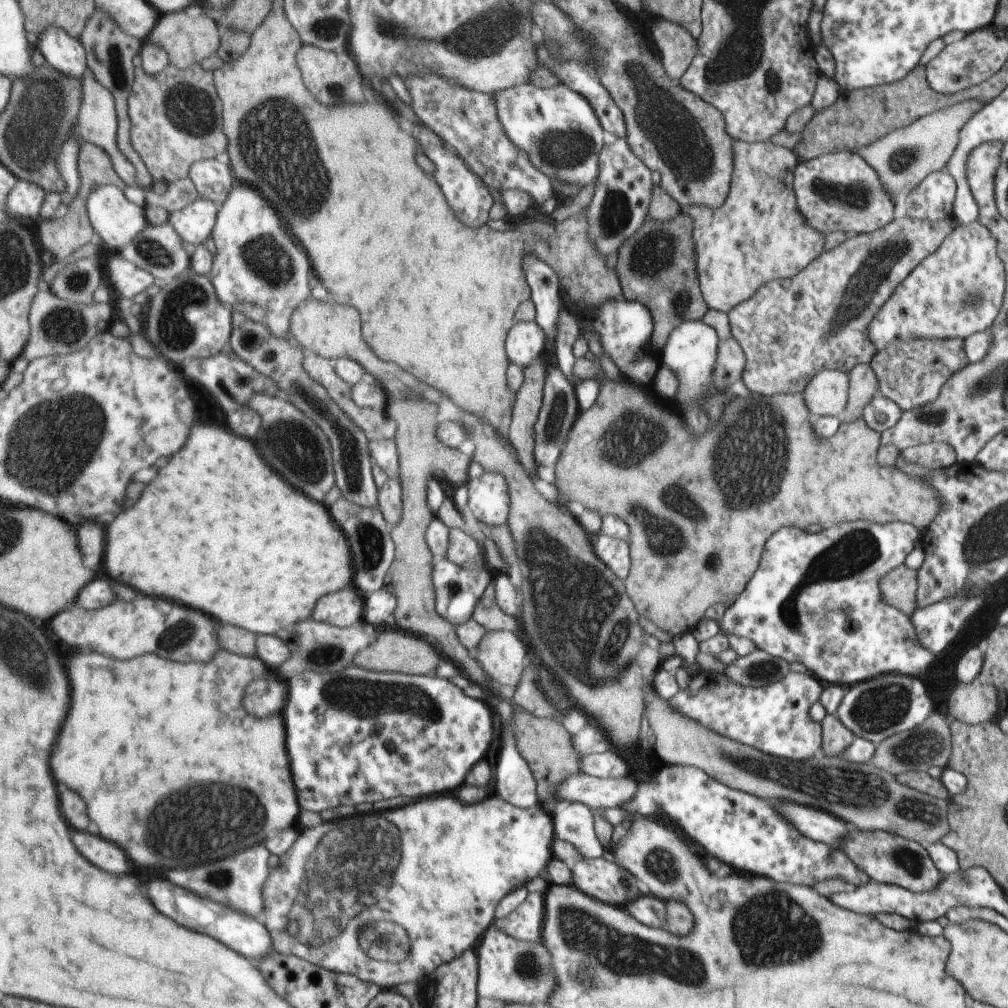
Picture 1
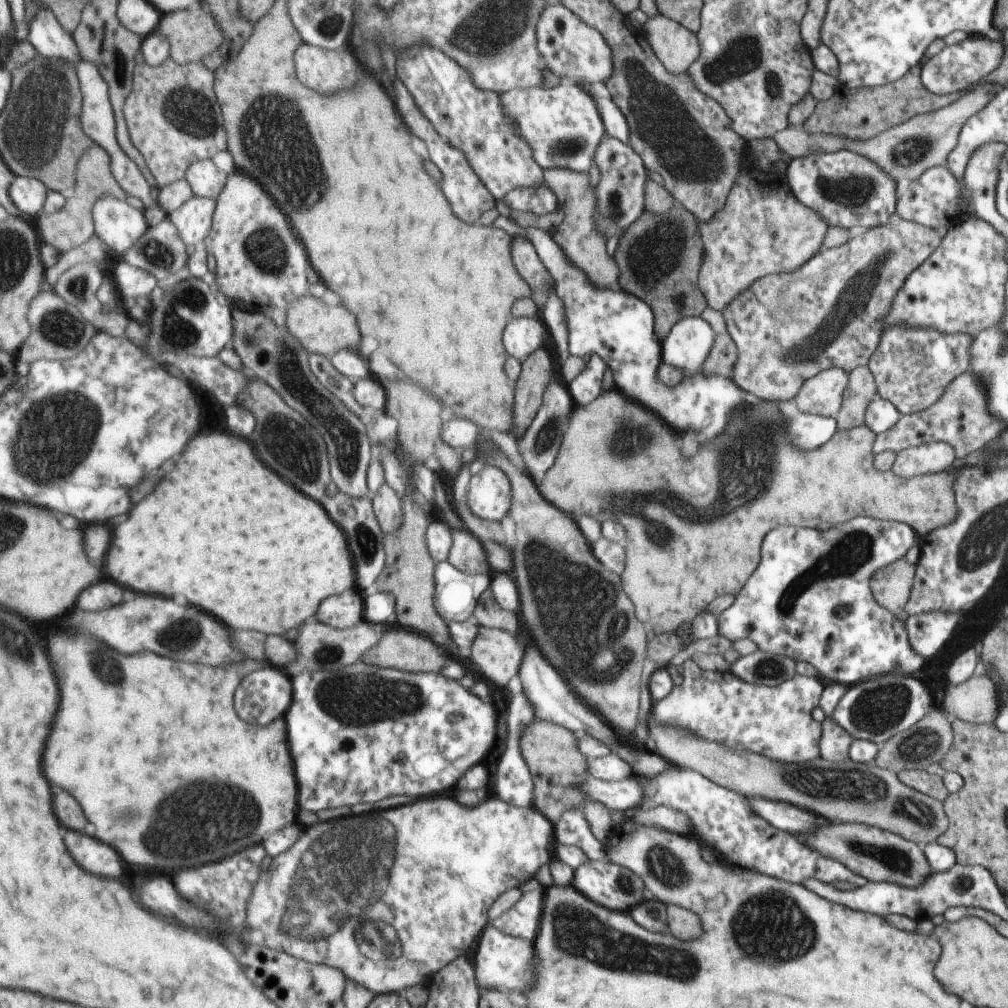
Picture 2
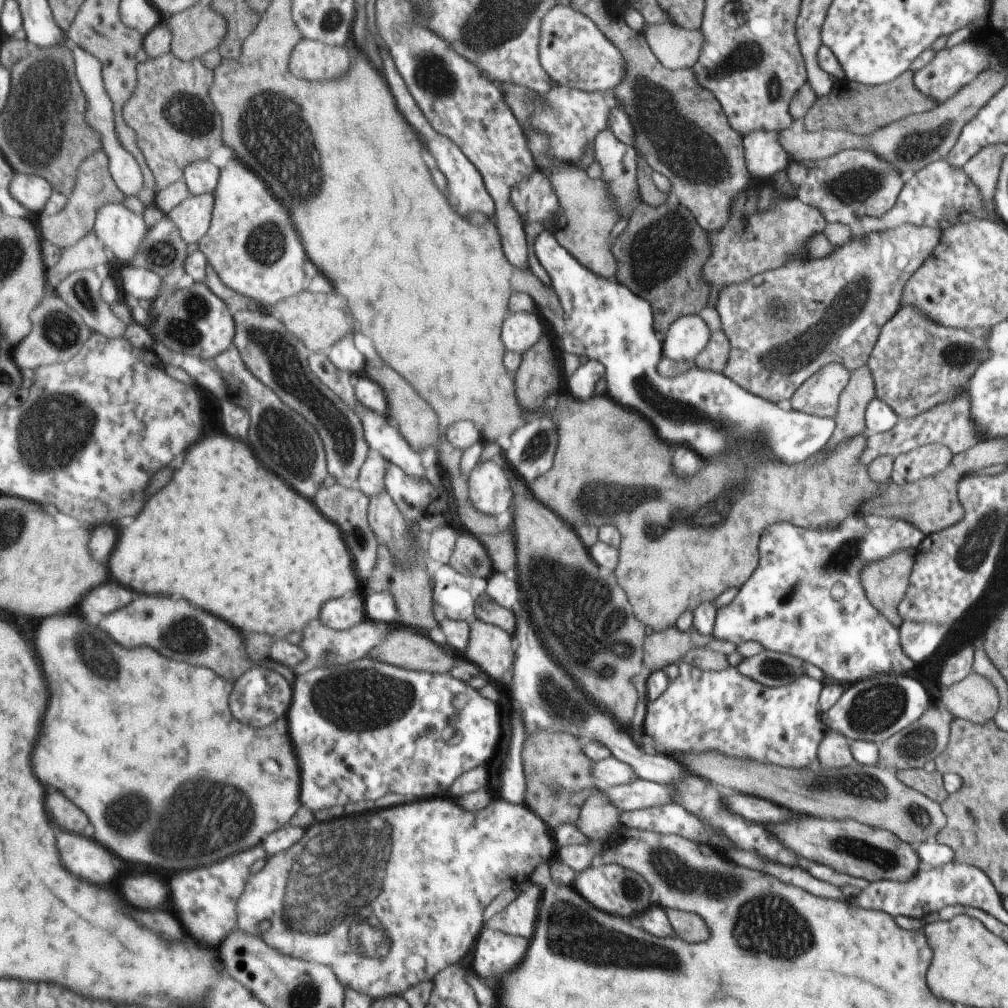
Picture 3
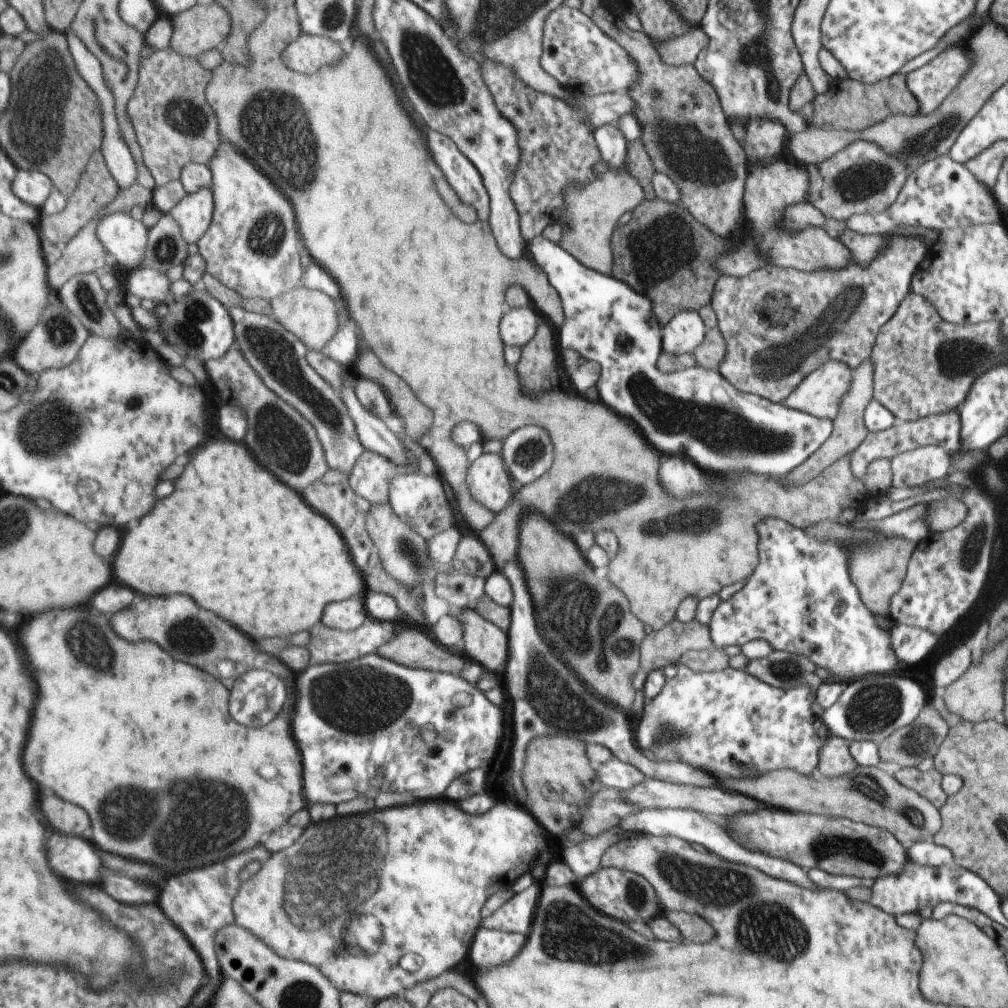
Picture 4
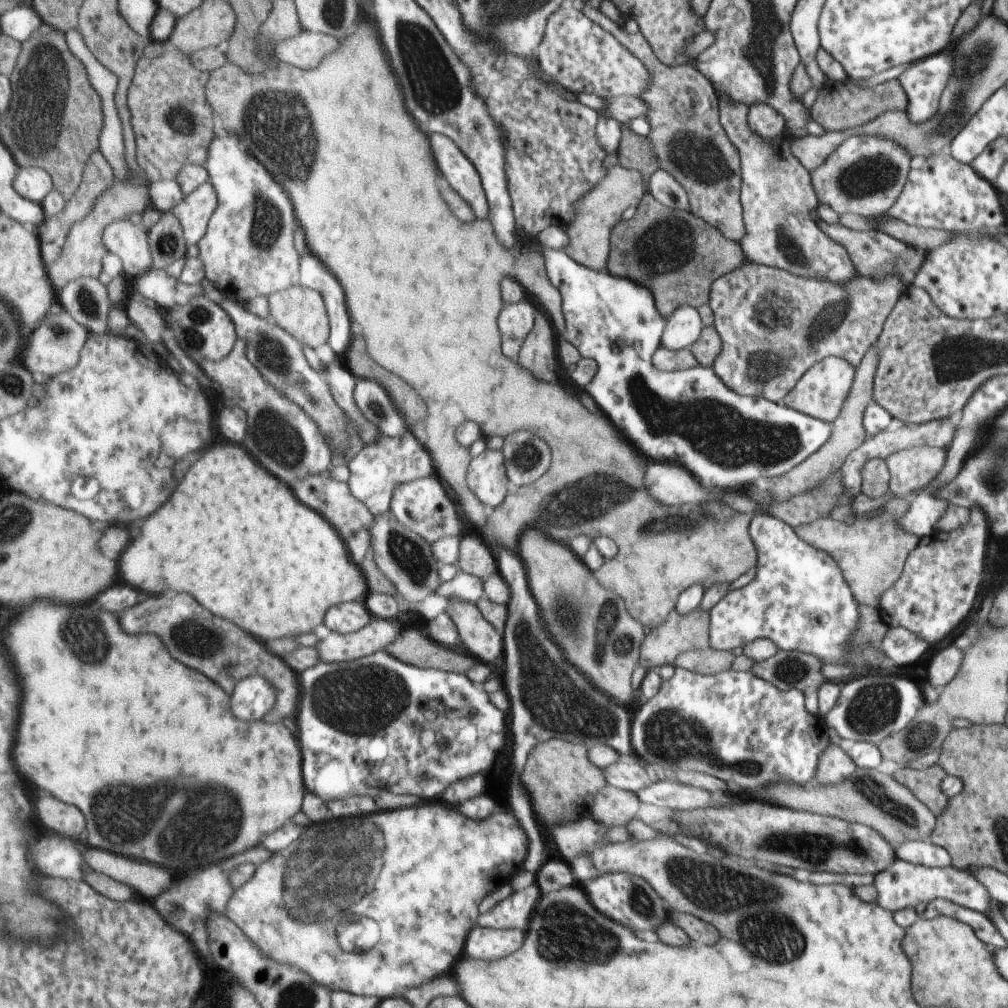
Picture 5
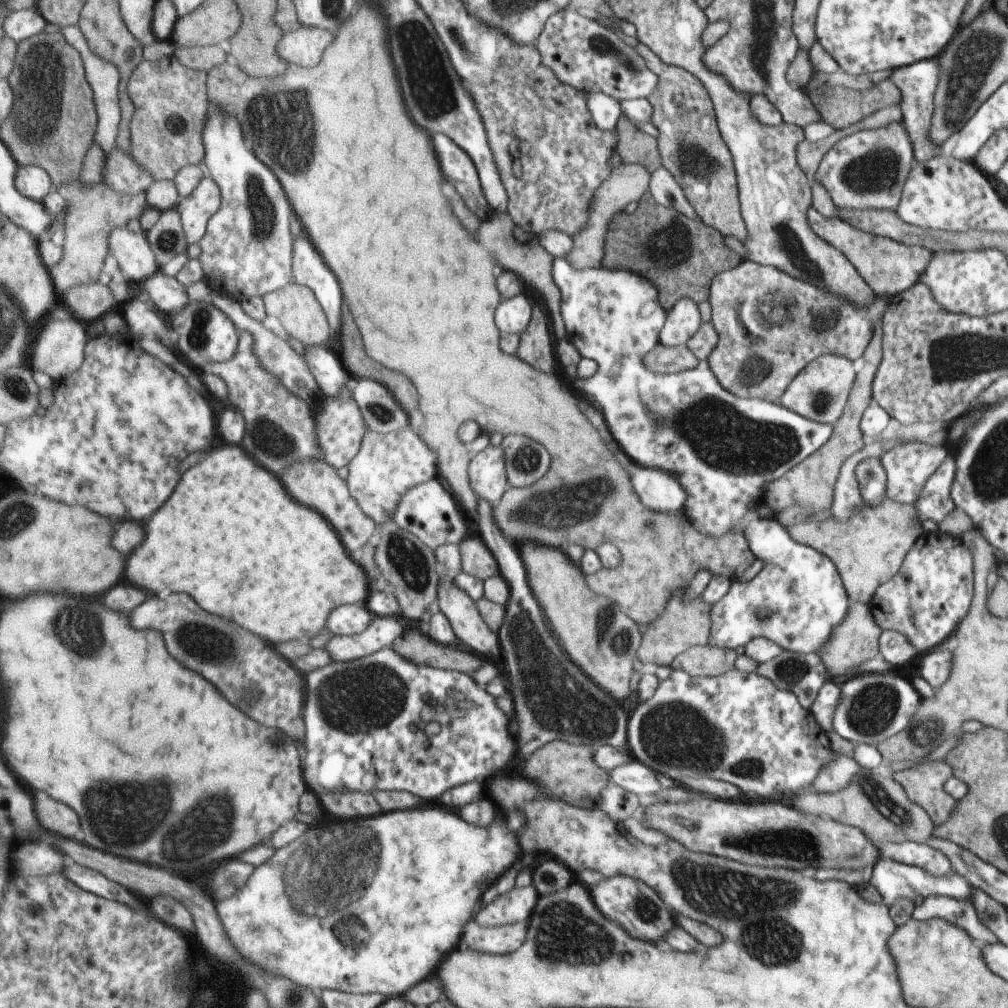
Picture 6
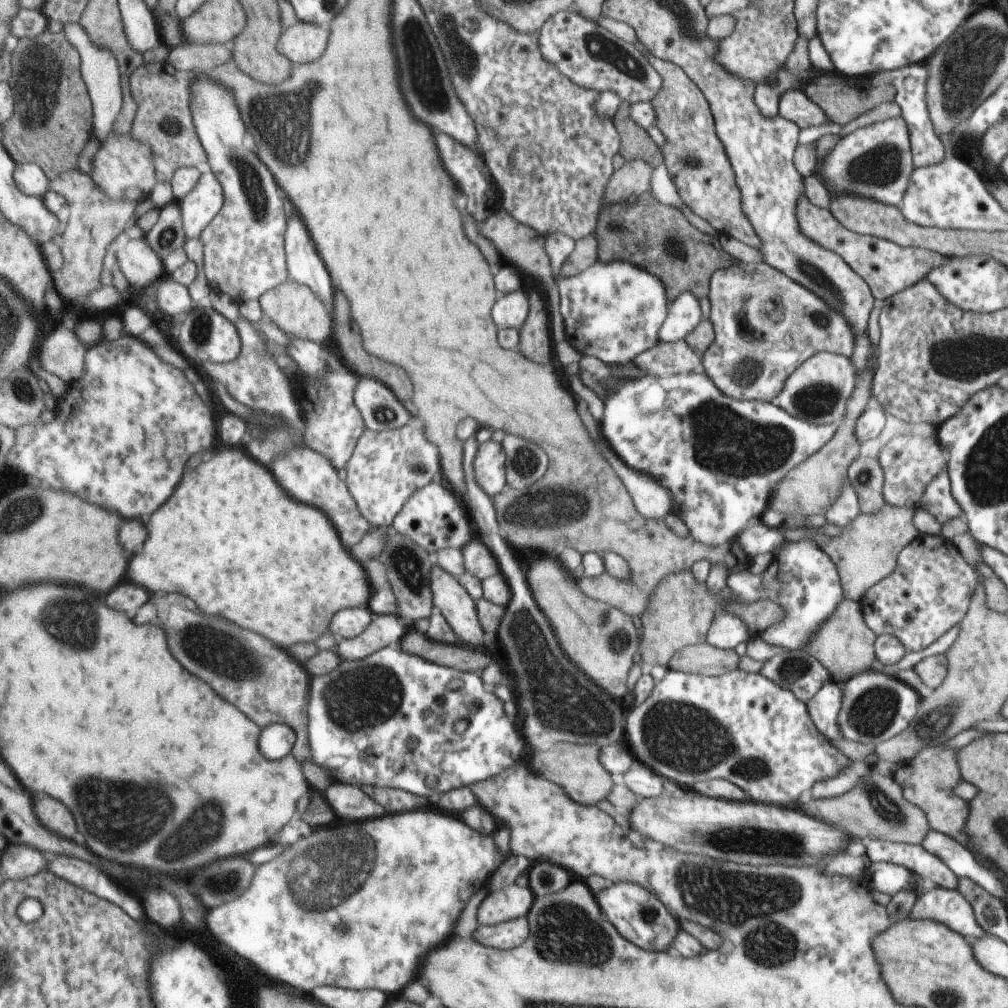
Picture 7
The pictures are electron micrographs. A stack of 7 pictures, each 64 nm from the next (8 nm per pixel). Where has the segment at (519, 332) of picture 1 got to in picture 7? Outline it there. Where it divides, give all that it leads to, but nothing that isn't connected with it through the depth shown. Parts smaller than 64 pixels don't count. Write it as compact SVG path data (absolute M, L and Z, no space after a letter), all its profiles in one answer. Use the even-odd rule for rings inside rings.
M524 290L499 294L497 304L493 304L493 320L499 328L519 330L528 315L528 297Z

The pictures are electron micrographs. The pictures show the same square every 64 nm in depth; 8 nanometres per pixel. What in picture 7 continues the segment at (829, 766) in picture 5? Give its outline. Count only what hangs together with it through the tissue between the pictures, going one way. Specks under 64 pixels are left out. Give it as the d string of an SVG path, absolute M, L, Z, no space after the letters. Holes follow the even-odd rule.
M850 761L837 776L817 781L809 792L809 799L830 799L851 791L864 776L870 773L872 767L863 761Z

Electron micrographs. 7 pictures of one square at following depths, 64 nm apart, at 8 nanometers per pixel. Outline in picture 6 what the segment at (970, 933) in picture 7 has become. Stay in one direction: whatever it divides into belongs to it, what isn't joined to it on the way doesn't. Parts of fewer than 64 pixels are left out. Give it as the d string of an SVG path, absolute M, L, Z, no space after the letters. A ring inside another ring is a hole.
M947 895L926 896L919 906L914 906L911 918L924 921L938 918L965 931L969 938L979 945L997 943L991 932L978 921L975 909L966 900Z

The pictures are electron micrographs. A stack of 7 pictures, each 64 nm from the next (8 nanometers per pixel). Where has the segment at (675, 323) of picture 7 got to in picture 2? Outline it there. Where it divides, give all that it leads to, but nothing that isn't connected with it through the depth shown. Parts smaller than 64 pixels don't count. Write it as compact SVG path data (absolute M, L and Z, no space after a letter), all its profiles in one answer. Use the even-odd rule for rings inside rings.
M700 316L685 317L663 341L665 364L679 367L685 379L701 373L703 359L710 351L714 336L709 324Z

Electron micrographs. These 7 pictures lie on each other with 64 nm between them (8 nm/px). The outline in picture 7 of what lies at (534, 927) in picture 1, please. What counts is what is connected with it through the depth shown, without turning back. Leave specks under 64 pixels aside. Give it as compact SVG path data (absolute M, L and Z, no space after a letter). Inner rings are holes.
M505 886L501 890L495 890L487 894L479 908L477 908L477 922L479 924L499 924L505 921L525 916L533 902L535 896L528 887Z

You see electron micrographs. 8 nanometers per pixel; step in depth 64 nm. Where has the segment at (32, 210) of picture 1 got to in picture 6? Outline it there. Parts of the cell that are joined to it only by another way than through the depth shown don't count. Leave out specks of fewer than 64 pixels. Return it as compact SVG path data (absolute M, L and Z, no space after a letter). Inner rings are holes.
M20 165L16 174L16 187L21 194L43 202L55 184L42 165Z

